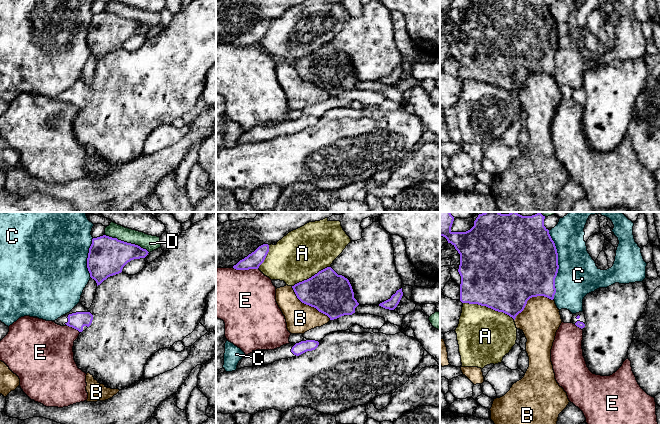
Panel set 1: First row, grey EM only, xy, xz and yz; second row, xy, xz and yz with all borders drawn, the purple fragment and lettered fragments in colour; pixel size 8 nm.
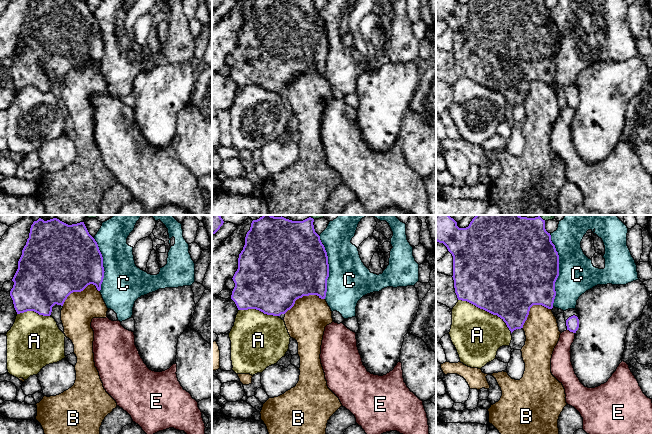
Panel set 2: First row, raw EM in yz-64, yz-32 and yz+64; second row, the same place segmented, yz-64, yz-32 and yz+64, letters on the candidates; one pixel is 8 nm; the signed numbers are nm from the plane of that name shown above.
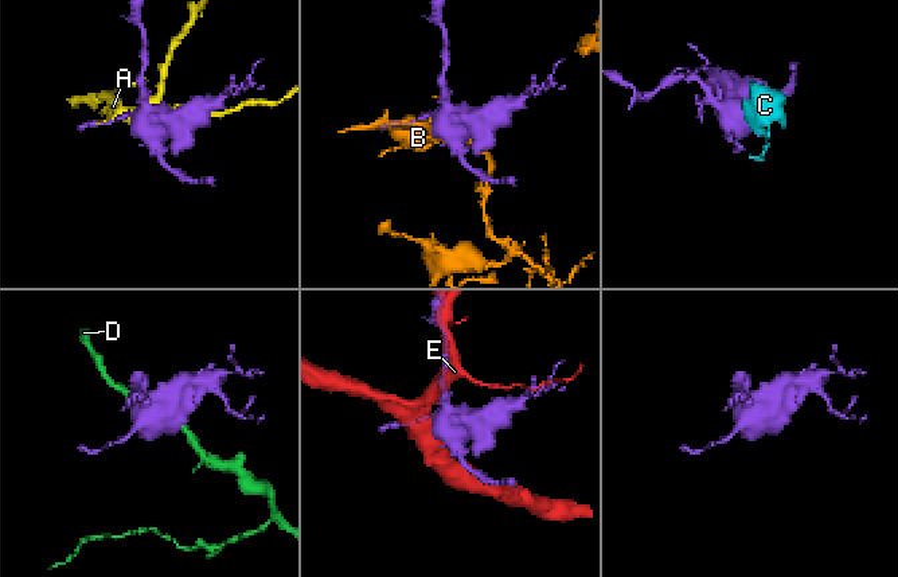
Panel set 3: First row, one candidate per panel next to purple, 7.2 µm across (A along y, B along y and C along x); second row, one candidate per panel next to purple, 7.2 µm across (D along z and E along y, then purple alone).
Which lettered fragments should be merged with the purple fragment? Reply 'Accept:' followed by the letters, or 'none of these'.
Accept: none of these

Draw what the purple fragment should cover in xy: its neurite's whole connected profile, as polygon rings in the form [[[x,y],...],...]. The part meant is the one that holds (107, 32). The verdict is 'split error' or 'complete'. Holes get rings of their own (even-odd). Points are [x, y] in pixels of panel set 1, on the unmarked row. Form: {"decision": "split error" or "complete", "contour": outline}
{"decision": "complete", "contour": [[[103,11],[92,15],[87,44],[98,62],[108,53],[121,49],[131,36],[145,34],[148,29],[138,21]]]}

